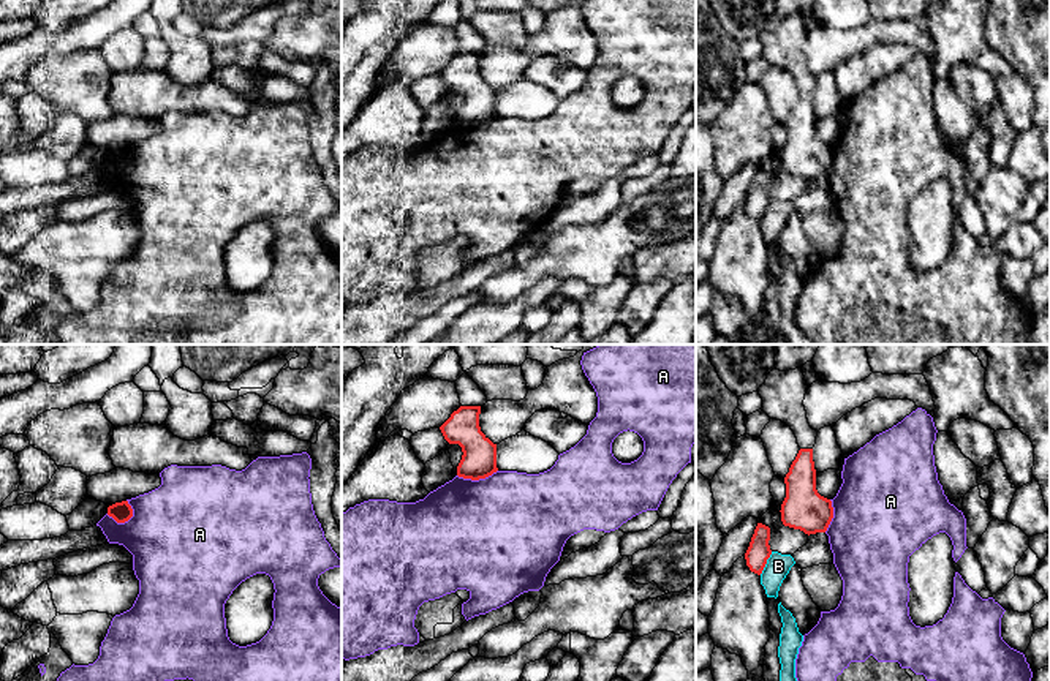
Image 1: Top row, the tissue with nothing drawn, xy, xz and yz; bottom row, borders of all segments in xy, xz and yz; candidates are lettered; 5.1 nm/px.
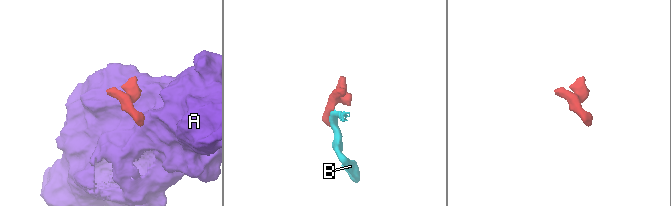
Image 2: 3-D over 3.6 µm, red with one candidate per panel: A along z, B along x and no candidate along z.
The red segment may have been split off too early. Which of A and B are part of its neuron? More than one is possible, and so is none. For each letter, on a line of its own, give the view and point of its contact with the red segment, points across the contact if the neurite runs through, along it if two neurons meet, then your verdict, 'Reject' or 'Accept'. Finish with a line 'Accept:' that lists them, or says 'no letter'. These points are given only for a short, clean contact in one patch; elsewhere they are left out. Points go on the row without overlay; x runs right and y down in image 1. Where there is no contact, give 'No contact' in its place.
A: Touches red at xy (122, 168). Reject
B: Touches red at yz (766, 209). Boundary: yz (772, 198), (759, 220). Reject
Accept: no letter

